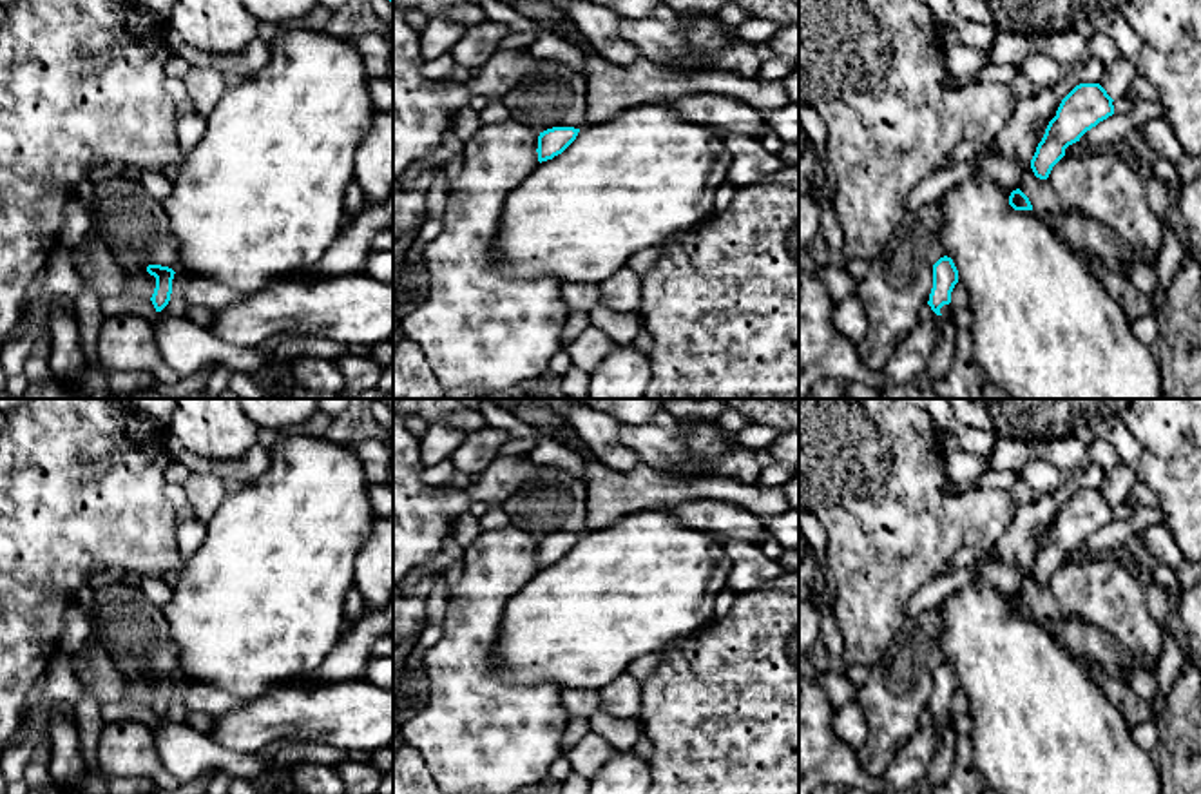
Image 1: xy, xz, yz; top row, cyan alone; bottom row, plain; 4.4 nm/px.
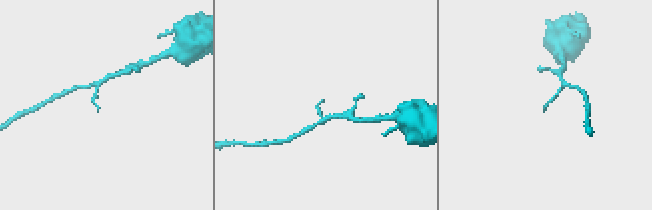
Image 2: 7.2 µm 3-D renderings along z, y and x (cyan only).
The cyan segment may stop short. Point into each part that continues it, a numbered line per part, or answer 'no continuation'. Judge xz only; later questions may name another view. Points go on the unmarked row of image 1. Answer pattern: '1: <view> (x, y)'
no continuation

